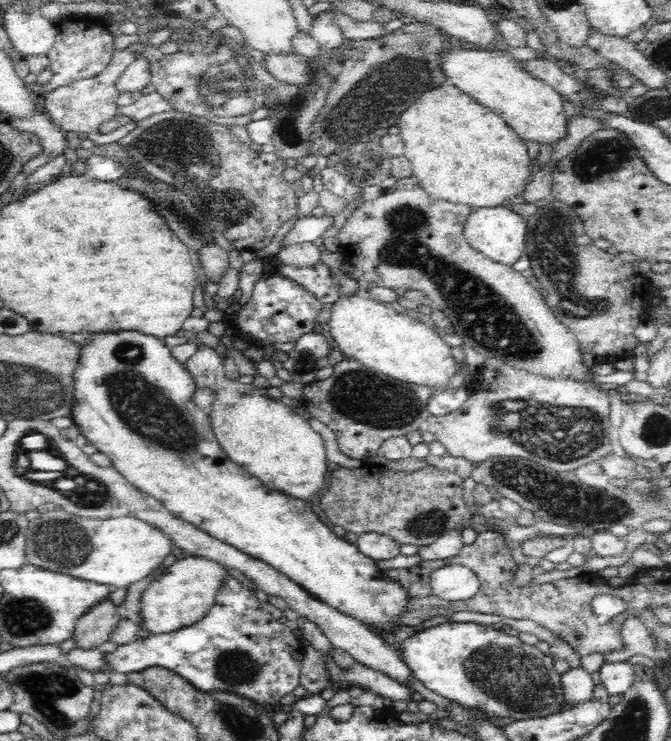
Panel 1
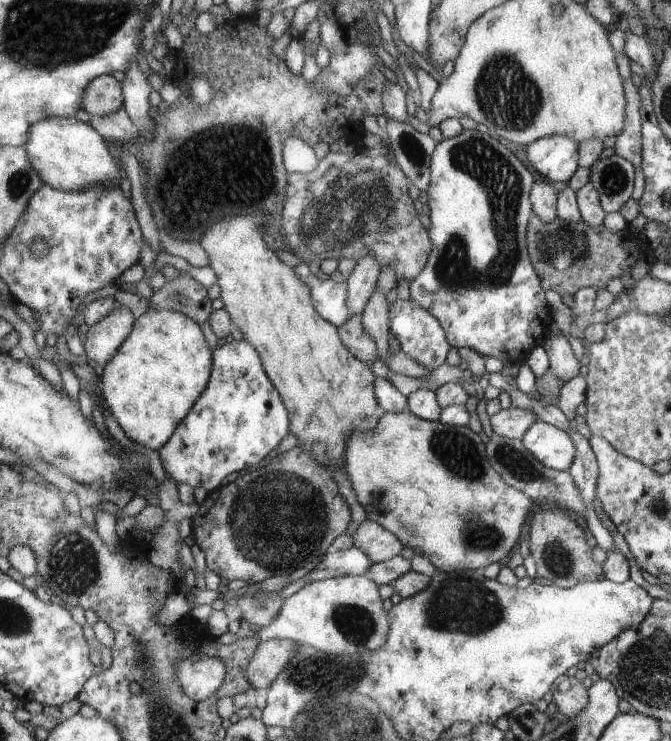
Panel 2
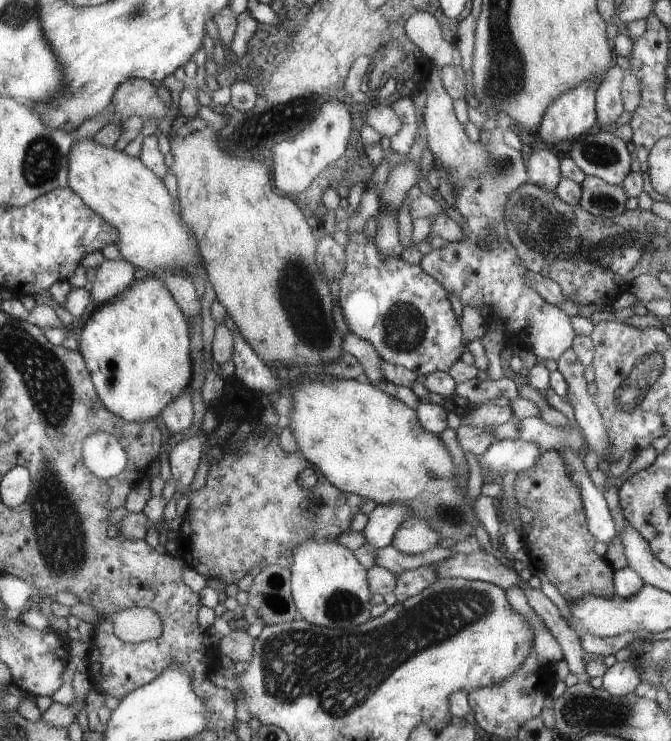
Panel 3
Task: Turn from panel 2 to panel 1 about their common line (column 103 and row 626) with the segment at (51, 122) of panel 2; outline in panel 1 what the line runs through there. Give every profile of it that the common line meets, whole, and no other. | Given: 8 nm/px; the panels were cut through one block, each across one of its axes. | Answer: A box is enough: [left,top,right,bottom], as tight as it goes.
[136,556,230,636]

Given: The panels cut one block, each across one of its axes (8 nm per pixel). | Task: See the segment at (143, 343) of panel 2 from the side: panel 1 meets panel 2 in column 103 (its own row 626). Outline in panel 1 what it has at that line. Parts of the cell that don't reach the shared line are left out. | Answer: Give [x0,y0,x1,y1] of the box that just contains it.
[71,330,408,636]

